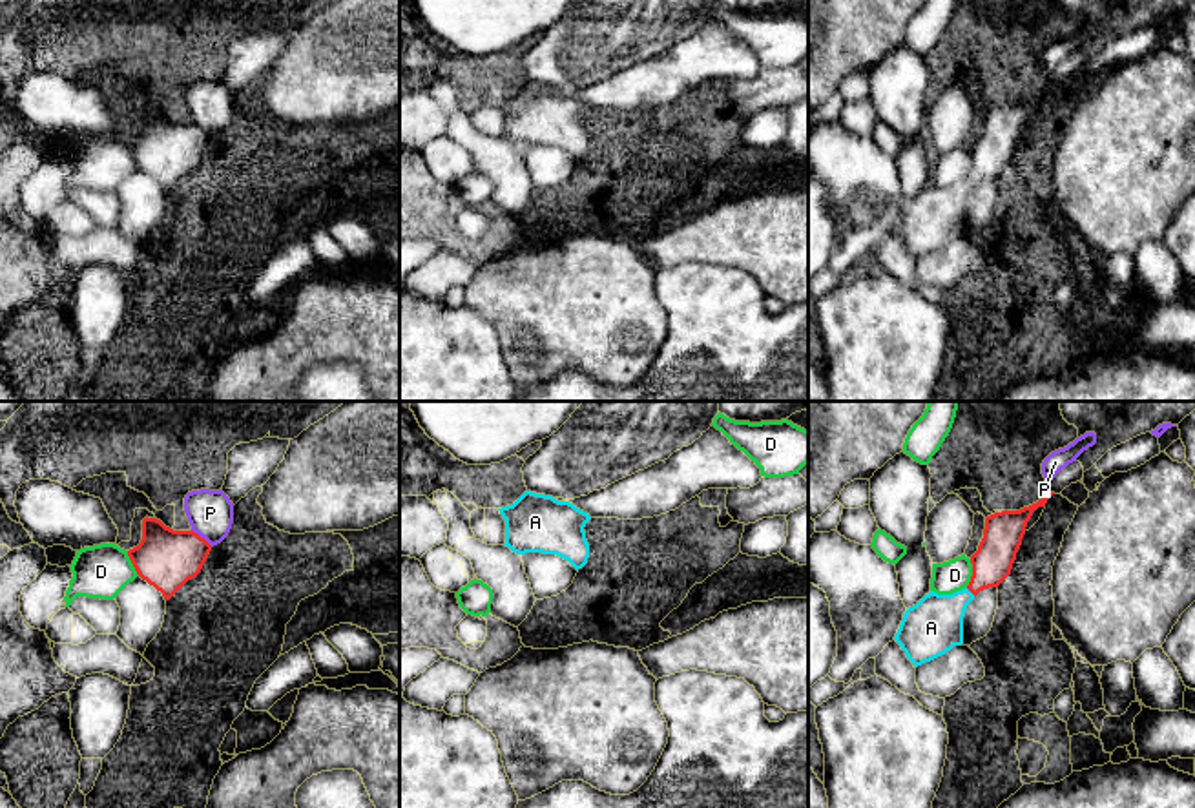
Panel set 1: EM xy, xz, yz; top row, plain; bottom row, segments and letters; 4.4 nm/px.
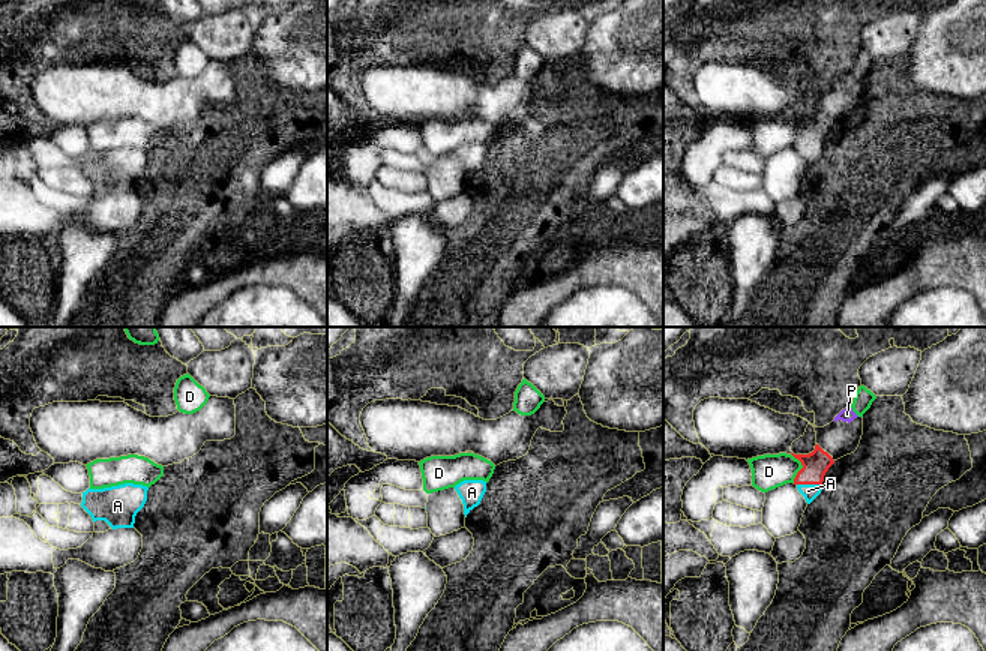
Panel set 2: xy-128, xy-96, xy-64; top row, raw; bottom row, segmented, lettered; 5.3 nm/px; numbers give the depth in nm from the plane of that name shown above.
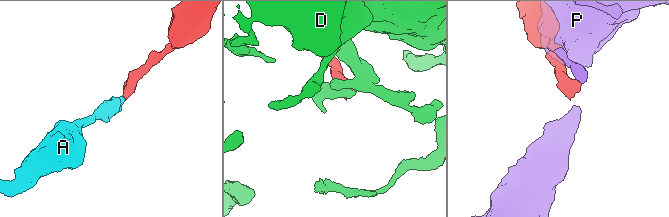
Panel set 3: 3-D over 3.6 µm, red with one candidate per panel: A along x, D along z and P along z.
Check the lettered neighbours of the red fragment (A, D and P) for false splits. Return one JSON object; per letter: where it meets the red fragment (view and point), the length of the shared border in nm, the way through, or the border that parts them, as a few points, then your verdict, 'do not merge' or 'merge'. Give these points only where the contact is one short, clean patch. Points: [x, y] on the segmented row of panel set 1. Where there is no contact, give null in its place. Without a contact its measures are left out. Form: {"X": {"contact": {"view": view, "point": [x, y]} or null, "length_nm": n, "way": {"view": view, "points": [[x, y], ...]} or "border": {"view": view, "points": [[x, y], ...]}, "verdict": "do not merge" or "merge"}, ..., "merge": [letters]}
{"A": {"contact": {"view": "yz", "point": [971, 591]}, "length_nm": 60, "way": {"view": "yz", "points": [[991, 564], [971, 591], [931, 628]]}, "verdict": "merge"}, "D": {"contact": {"view": "yz", "point": [973, 573]}, "length_nm": 130, "verdict": "do not merge"}, "P": {"contact": {"view": "xy", "point": [203, 538]}, "length_nm": 120, "verdict": "do not merge"}, "merge": ["A"]}

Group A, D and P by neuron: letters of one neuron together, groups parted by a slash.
A / D / P

